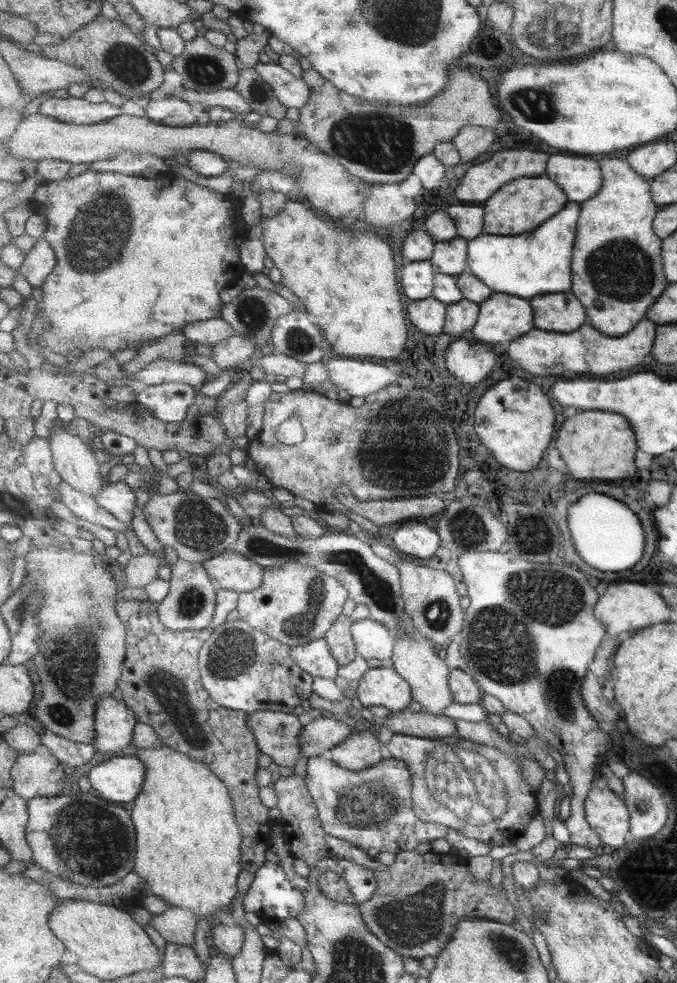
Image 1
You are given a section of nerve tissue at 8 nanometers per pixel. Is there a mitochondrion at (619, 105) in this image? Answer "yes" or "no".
no

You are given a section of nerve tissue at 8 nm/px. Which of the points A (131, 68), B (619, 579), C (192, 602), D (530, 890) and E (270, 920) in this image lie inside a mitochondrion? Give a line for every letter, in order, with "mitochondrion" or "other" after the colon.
A: mitochondrion
B: other
C: mitochondrion
D: other
E: other

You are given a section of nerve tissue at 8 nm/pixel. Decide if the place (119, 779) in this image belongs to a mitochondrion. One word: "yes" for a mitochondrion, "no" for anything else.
no

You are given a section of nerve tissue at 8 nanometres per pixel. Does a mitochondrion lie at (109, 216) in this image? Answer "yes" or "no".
yes

